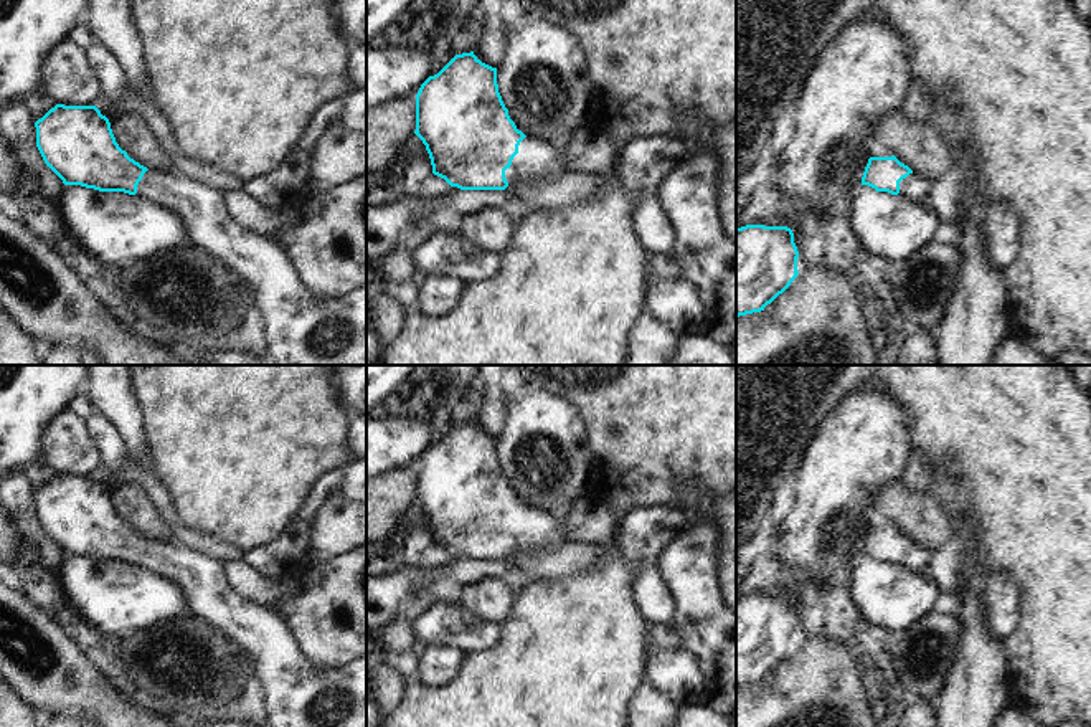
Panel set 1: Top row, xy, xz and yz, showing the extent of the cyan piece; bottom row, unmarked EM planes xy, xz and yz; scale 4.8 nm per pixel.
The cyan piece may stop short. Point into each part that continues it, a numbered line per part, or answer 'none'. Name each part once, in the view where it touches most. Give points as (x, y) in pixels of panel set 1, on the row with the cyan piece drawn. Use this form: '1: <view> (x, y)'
1: xz (535, 157)

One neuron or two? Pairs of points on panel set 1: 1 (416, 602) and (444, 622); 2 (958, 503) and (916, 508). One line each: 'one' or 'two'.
1: two
2: two

